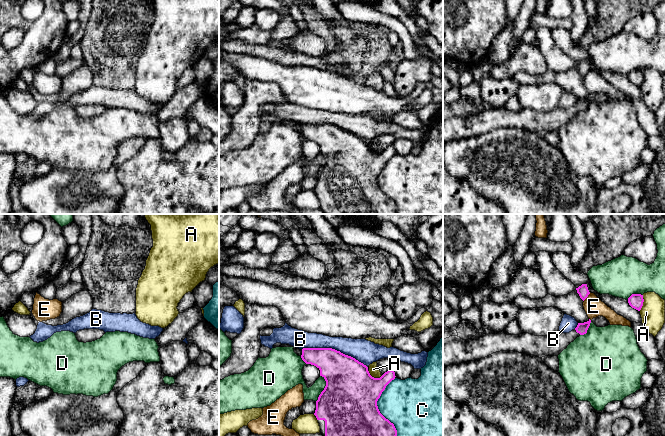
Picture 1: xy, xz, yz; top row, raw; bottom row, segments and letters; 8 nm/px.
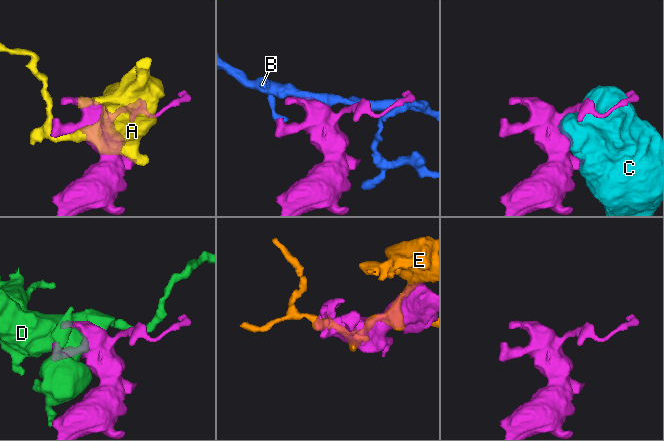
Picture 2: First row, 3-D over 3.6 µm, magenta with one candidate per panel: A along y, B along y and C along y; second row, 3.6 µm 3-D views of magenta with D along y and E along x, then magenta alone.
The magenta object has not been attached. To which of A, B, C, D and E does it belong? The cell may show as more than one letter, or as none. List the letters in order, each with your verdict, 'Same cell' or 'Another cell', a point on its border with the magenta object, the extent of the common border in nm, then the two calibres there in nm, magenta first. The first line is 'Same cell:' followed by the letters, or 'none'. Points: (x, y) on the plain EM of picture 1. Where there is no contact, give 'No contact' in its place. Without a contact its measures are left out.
Same cell: none
A: Another cell. Touches magenta at xz (373, 153). Shared border 130 nm. Thickness 440 nm (magenta) against 80 nm
B: Another cell. Touches magenta at xz (334, 125). Shared border 550 nm. Thickness 320 nm (magenta) against 180 nm
C: Another cell. Touches magenta at xz (377, 184). Shared border 480 nm. Thickness 500 nm (magenta) against 380 nm
D: Another cell. Touches magenta at xz (324, 164). Shared border 220 nm. Thickness 460 nm (magenta) against 120 nm
E: Another cell. Touches magenta at yz (587, 72). Shared border 90 nm. Thickness 90 nm (magenta) against 160 nm

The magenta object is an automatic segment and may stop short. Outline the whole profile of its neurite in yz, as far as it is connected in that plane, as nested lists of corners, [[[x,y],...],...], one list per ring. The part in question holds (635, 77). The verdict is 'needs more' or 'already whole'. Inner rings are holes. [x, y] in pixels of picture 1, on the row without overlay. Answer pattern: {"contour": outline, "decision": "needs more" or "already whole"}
{"contour": [[[632,70],[629,74],[628,74],[628,79],[629,81],[640,87],[642,82],[643,82],[643,78],[644,78],[644,75],[643,75],[643,71],[641,70]]], "decision": "already whole"}

